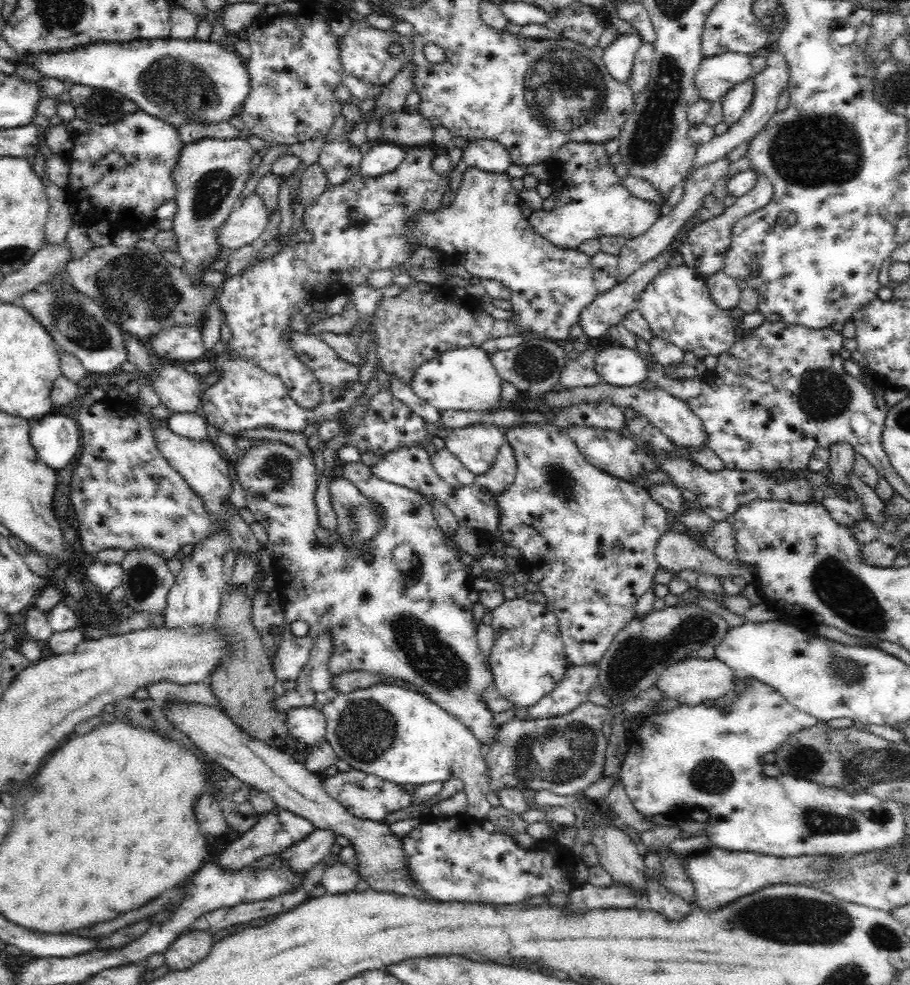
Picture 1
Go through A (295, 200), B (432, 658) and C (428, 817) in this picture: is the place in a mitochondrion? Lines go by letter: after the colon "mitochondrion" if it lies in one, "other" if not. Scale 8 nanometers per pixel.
A: other
B: mitochondrion
C: other

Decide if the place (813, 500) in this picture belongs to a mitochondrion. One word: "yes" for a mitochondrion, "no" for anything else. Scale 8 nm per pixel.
no

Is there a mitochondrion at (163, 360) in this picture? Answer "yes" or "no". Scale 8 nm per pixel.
no

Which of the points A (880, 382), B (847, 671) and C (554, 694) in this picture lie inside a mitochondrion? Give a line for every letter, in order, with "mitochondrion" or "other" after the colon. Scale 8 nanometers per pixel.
A: other
B: mitochondrion
C: other

